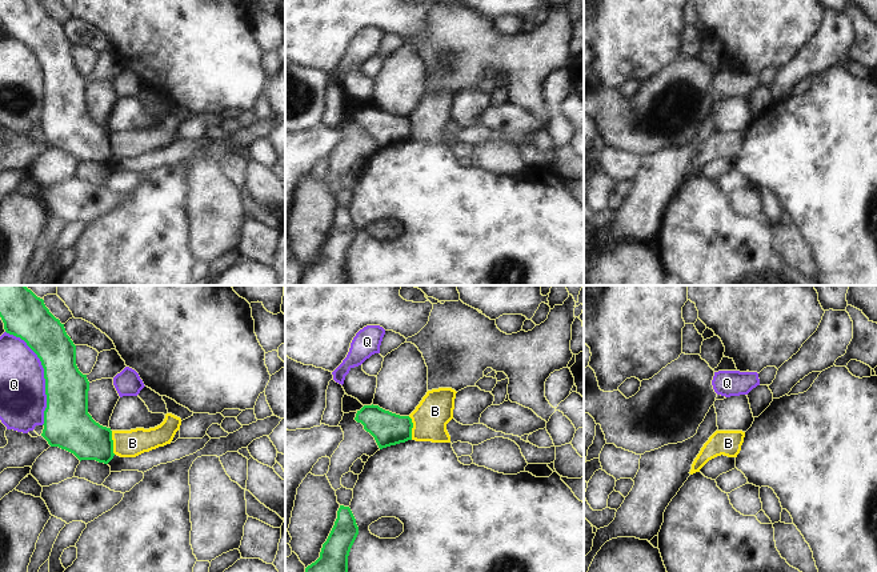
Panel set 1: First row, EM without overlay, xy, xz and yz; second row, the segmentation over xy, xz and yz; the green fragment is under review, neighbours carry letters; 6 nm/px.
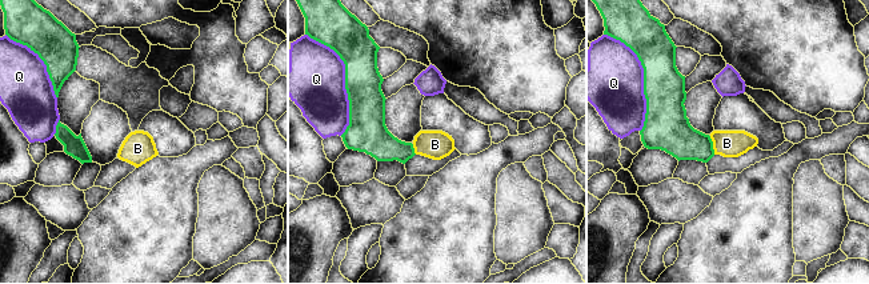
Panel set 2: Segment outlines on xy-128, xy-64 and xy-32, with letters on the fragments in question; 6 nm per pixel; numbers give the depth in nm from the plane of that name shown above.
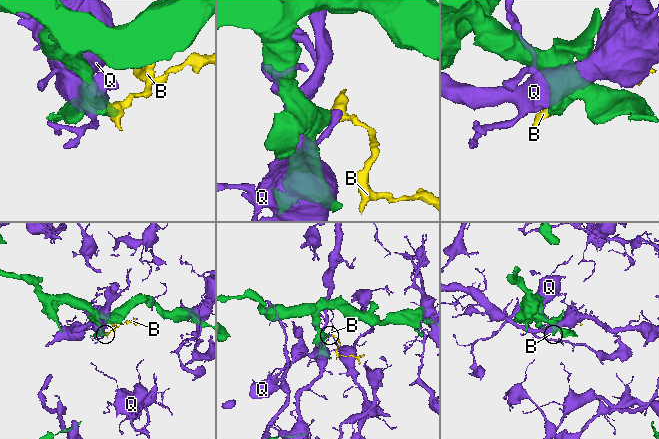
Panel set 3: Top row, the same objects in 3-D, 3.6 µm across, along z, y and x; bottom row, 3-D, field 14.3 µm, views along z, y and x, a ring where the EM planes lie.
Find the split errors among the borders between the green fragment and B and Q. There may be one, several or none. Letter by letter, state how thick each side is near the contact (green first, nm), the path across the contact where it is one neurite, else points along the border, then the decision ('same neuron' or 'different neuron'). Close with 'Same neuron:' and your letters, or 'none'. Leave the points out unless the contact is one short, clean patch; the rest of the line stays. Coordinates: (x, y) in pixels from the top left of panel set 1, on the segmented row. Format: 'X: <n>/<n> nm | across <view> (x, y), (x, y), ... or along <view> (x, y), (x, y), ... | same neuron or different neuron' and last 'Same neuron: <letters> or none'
B: 260/160 nm | along xy (111, 431), (112, 451), (115, 454) | different neuron
Q: 260/280 nm | different neuron
Same neuron: none

